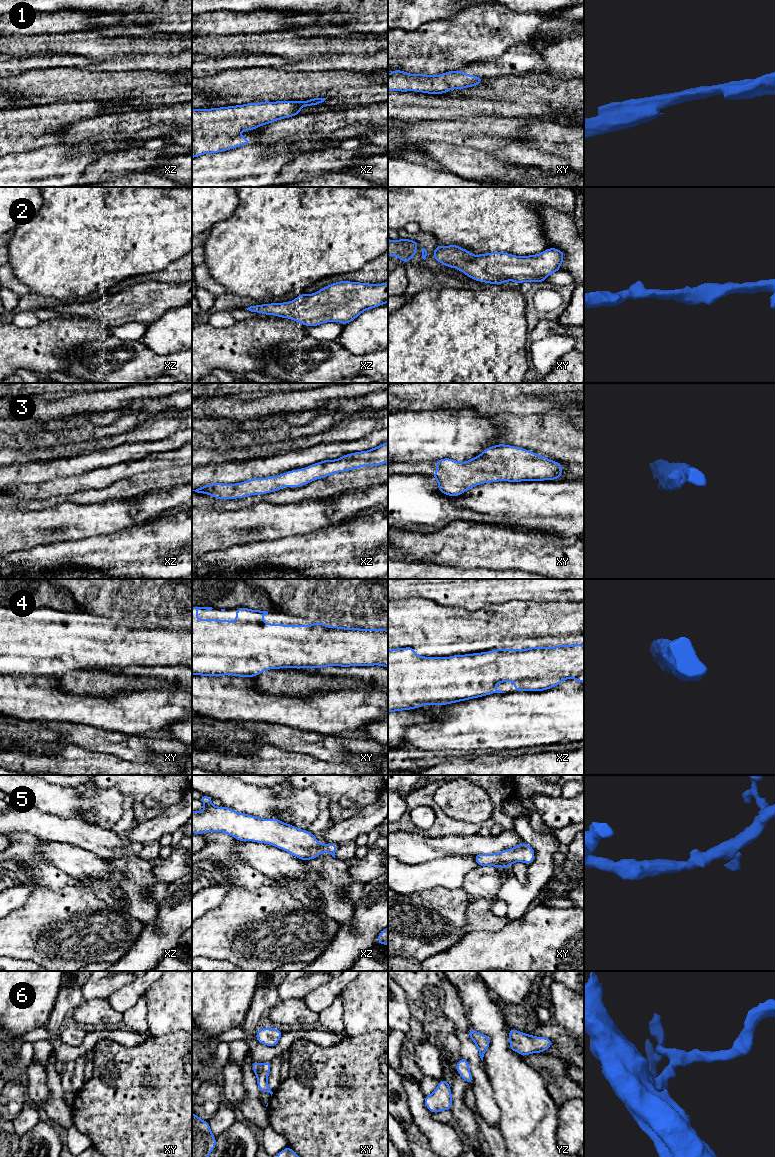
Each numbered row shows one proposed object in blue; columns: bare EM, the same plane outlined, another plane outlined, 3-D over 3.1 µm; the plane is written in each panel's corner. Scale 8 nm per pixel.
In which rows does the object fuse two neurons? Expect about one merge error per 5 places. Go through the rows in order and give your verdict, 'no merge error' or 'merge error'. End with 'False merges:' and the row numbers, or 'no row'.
1: no merge error
2: no merge error
3: no merge error
4: no merge error
5: no merge error
6: no merge error
False merges: no row

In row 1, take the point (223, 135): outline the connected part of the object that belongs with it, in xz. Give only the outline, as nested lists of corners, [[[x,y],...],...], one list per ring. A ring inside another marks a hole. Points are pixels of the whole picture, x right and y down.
[[[327,98],[306,101],[263,101],[243,105],[192,109],[192,158],[250,144],[239,133],[296,116],[304,106],[319,105]]]

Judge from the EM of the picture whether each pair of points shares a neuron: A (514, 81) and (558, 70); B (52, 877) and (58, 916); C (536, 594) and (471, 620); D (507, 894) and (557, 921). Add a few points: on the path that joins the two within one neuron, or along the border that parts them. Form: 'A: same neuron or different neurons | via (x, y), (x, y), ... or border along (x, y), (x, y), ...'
A: different neurons | border along (543, 70), (555, 77), (571, 78)
B: different neurons | border along (69, 883), (58, 890), (36, 889), (31, 894)
C: different neurons | border along (543, 601), (507, 600), (497, 604)
D: different neurons | border along (527, 911), (510, 922)

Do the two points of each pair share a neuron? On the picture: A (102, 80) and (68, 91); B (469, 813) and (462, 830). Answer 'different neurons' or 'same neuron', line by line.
A: same neuron
B: different neurons

